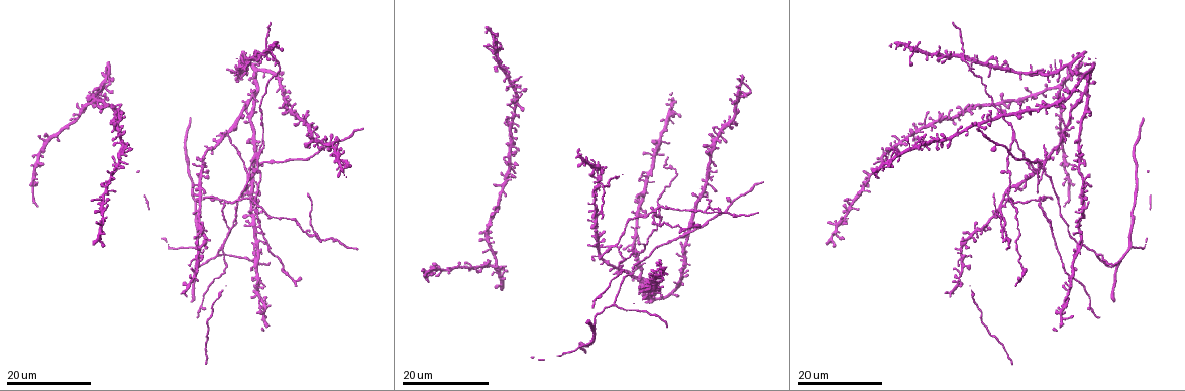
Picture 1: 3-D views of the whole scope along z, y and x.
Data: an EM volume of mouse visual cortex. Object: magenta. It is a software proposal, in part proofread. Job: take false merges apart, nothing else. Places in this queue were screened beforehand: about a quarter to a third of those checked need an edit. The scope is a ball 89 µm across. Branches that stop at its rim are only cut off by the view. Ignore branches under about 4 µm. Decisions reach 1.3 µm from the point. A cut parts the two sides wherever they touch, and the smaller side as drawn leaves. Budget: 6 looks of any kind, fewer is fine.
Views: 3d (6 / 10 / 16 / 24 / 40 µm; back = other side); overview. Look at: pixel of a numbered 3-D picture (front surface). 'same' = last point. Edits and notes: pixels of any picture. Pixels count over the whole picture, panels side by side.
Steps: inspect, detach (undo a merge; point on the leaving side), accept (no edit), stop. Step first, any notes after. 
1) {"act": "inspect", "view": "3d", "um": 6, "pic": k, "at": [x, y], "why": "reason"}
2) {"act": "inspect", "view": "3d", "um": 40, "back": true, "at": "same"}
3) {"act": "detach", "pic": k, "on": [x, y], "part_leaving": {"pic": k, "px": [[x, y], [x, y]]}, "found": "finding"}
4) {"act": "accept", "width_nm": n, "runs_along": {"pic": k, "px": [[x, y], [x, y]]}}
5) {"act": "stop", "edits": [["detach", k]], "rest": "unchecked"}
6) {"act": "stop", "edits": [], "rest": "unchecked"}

{"act": "inspect", "view": "3d", "um": 24, "pic": 1, "at": [229, 228], "why": "three arms meet"}

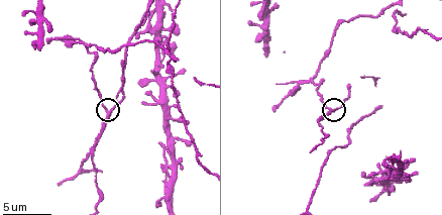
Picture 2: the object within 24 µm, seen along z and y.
{"act": "inspect", "view": "3d", "um": 10, "pic": 2, "at": [109, 115], "why": "zoom in"}

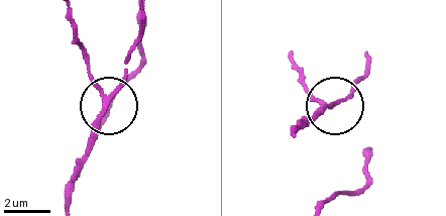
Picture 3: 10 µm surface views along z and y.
{"act": "detach", "pic": 3, "on": [85, 63], "part_leaving": {"pic": 3, "px": [[104, 94], [91, 73], [70, 9]]}, "found": "a second neuron is stuck on"}

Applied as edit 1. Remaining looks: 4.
{"act": "inspect", "view": "3d", "um": 10, "pic": 2, "at": [158, 101], "why": "four or more arms meet"}

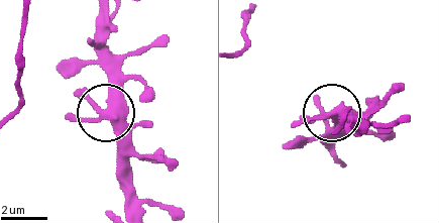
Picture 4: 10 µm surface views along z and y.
{"act": "inspect", "view": "3d", "um": 10, "back": true, "pic": 4, "at": [334, 112]}

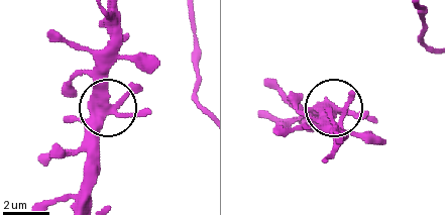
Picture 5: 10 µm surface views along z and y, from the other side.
{"act": "accept", "runs_along": {"pic": 5, "px": [[112, 16], [106, 115], [74, 153]]}, "found": "one neuron here"}

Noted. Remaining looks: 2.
{"act": "inspect", "view": "3d", "um": 24, "pic": 1, "at": [1012, 138], "why": "three-way junction"}

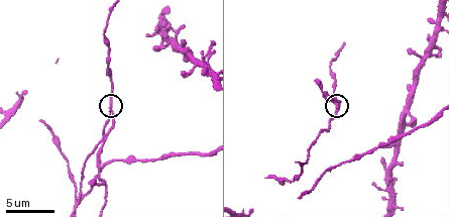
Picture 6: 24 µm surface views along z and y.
{"act": "inspect", "view": "3d", "um": 10, "pic": 6, "at": [111, 109]}

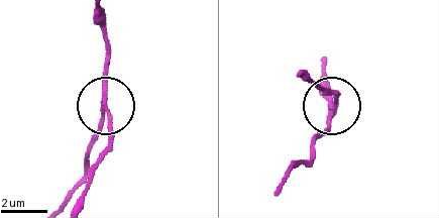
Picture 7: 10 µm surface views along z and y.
{"act": "detach", "pic": 7, "on": [109, 113], "width_nm": 190, "part_leaving": {"pic": 7, "px": [[104, 82], [110, 143], [83, 201]]}, "found": "a second neuron is stuck on"}

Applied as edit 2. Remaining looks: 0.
{"act": "stop", "edits": [["detach", 3], ["detach", 7]], "rest": "unchecked"}

